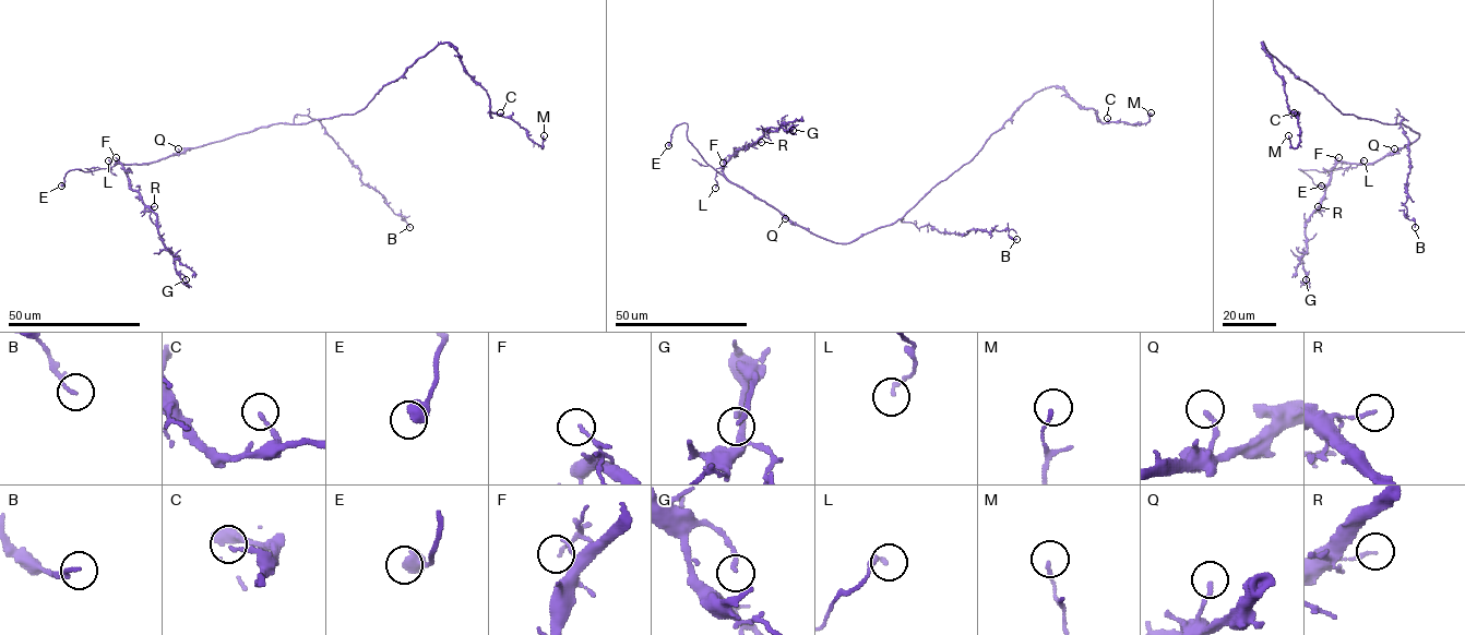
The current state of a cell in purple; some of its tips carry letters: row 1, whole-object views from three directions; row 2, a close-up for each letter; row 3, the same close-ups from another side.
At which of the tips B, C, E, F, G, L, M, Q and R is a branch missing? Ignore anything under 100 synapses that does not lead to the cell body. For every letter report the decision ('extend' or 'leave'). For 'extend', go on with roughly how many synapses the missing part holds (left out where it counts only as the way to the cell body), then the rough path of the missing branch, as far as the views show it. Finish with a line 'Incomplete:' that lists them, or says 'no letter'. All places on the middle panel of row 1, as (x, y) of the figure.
B: leave
C: leave
E: extend
F: leave
G: leave
L: leave
M: leave
Q: leave
R: leave
Incomplete: E

